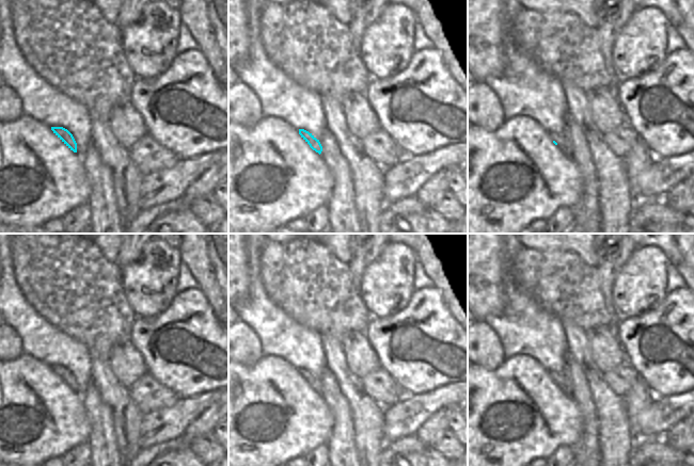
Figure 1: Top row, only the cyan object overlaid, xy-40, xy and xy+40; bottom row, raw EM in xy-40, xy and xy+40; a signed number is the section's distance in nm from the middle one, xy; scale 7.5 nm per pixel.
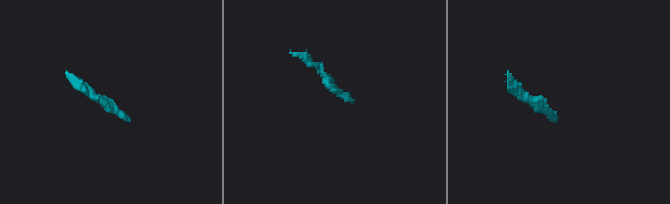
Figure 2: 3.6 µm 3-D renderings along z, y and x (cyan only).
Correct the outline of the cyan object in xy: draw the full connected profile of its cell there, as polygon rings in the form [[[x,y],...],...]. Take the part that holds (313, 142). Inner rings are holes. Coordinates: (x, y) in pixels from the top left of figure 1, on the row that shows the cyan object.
[[[299,129],[299,134],[310,145],[310,147],[313,150],[315,150],[319,155],[321,154],[322,146],[321,146],[319,140],[317,140],[312,133],[310,133],[309,131],[306,131],[304,129]]]

